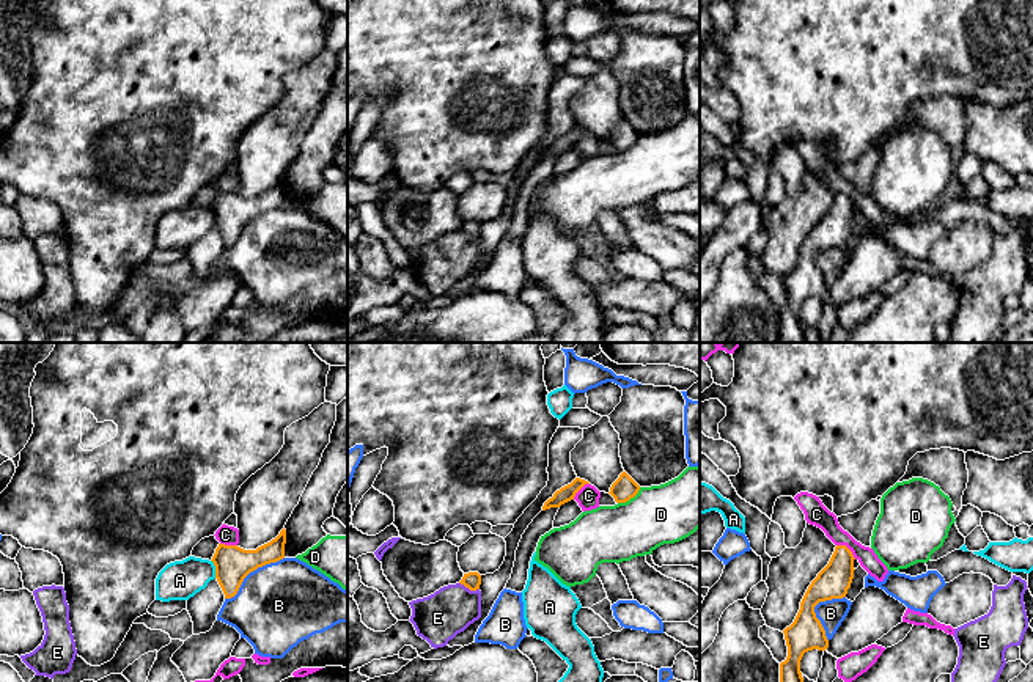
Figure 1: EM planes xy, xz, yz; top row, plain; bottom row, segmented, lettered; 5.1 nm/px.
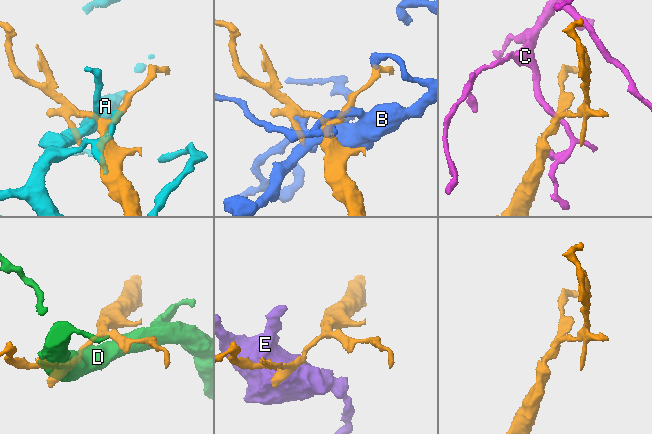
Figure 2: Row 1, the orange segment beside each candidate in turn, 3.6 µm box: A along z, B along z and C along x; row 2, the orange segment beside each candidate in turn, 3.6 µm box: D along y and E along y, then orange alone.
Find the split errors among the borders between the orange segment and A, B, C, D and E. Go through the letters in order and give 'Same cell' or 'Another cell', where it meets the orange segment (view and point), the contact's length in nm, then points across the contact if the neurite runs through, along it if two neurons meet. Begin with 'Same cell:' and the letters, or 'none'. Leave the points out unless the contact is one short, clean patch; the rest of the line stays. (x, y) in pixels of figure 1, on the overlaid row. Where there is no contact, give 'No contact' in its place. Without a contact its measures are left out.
Same cell: none
A: Another cell. Touches orange at xy (216, 569). Shared border 100 nm. Boundary: xy (211, 560), (216, 577)
B: Another cell. Touches orange at xy (250, 571). Shared border 380 nm
C: Another cell. Touches orange at yz (848, 549). Shared border 130 nm
D: Another cell. Touches orange at xz (629, 498). Shared border 150 nm
E: Another cell. Touches orange at xz (469, 588). Shared border 110 nm

